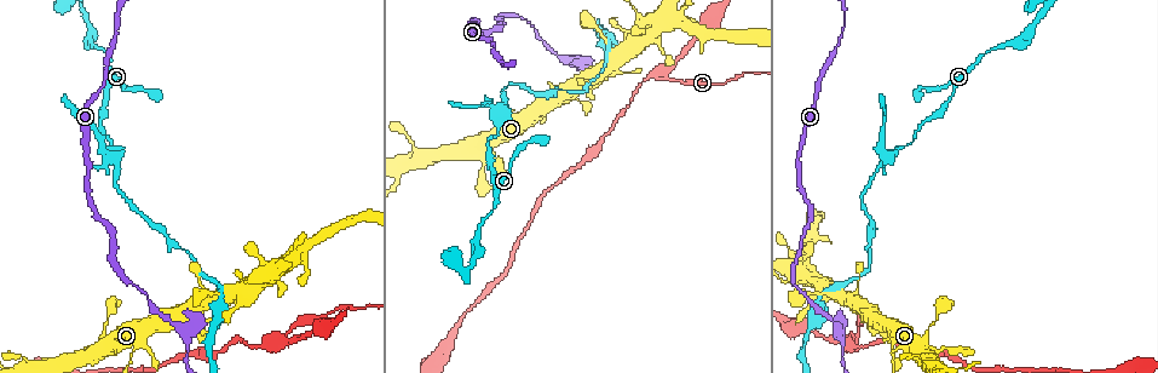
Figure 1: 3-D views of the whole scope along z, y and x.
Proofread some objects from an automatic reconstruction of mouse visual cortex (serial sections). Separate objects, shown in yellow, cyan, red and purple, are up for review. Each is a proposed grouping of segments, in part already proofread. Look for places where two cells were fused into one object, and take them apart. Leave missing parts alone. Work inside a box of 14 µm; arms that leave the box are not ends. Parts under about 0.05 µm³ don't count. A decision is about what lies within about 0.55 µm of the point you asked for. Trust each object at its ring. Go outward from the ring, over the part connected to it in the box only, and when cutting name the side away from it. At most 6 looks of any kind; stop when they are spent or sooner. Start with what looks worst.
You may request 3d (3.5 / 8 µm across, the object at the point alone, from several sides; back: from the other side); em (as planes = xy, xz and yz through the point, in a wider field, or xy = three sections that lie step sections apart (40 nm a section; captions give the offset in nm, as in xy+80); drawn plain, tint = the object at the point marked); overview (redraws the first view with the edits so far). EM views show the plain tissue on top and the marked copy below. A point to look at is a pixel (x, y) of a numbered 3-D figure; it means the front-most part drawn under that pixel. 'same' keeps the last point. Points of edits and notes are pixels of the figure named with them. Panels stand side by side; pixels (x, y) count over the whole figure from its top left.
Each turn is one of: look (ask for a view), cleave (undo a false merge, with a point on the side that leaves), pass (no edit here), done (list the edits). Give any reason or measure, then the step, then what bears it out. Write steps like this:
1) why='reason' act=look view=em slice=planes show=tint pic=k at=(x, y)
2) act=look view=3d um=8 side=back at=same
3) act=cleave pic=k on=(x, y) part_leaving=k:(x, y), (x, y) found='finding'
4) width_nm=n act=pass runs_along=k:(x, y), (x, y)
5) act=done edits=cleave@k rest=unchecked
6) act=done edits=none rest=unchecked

why='narrows sharply' act=look view=3d um=3.5 pic=1 at=(855, 343)

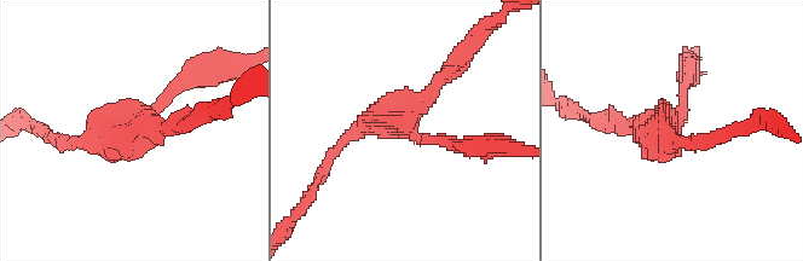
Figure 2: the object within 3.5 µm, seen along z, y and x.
arms=3 arm_widths_nm=150,200,200 act=look view=em slice=xy step=1 show=tint pic=2 at=(403, 124)

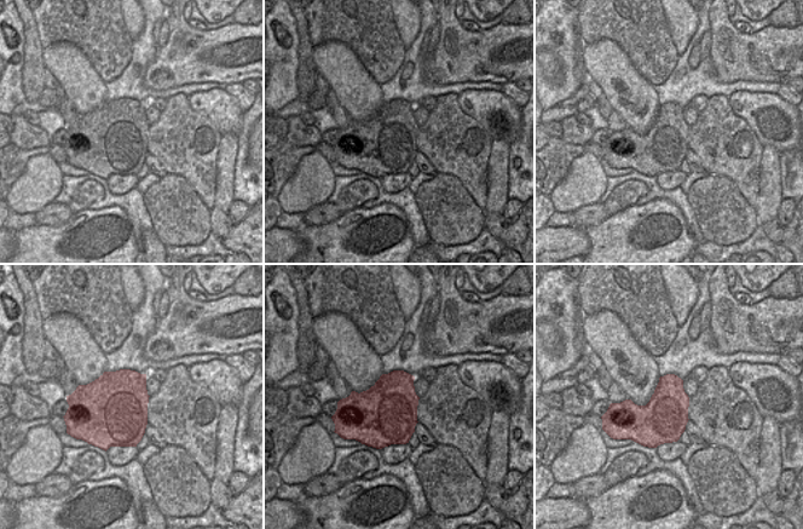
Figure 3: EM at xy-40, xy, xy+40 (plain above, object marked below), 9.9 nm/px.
act=cleave pic=2 on=(122, 145) found='two cells meet here'

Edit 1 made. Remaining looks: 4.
act=look view=overview

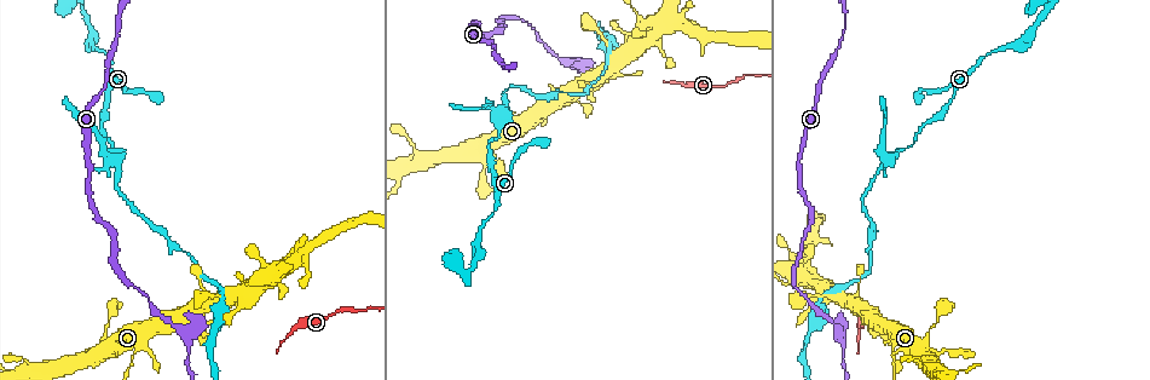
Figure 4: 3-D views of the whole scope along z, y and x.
act=look view=3d um=8 pic=4 at=(112, 159)

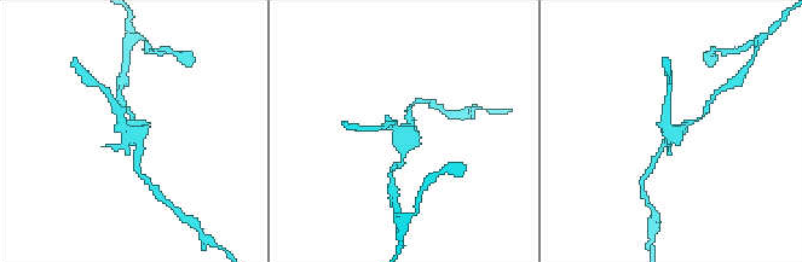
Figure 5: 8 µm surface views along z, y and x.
why='zoom in' act=look view=3d um=3.5 pic=5 at=(674, 133)

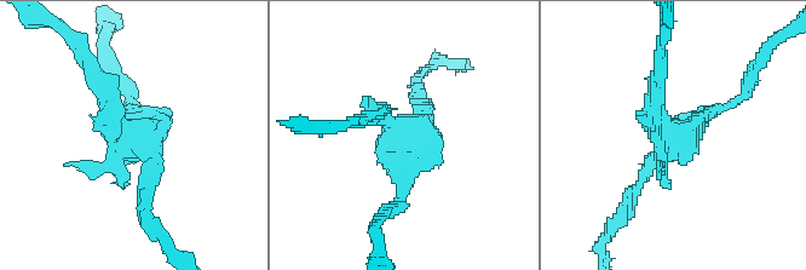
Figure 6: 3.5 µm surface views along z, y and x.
act=pass runs_along=6:(741, 96), (673, 136), (633, 196) found='continuous, no second cell'

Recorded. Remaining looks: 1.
act=done edits=cleave@2 rest=unchecked

